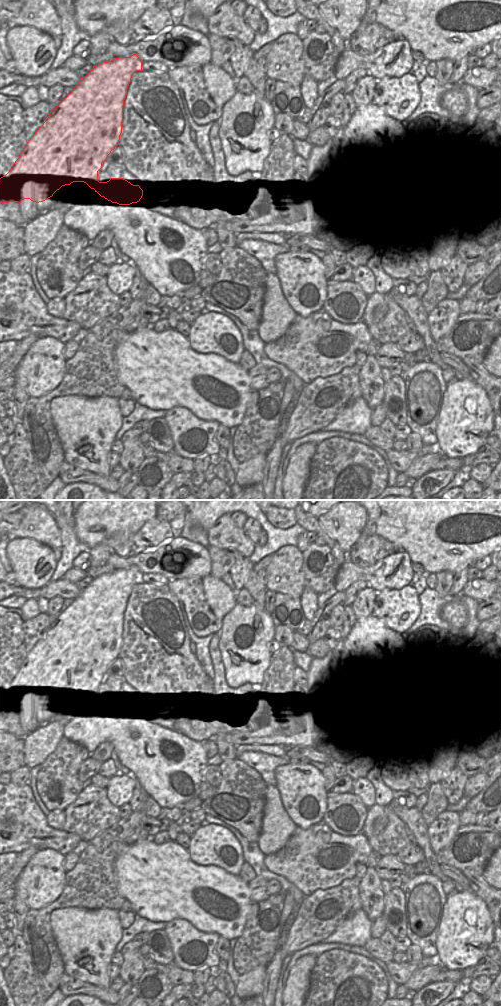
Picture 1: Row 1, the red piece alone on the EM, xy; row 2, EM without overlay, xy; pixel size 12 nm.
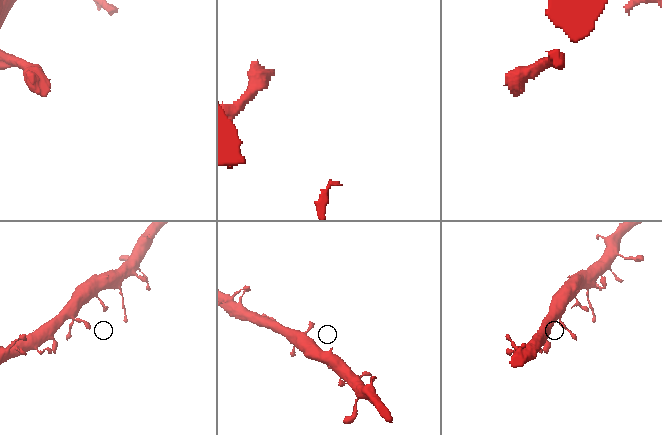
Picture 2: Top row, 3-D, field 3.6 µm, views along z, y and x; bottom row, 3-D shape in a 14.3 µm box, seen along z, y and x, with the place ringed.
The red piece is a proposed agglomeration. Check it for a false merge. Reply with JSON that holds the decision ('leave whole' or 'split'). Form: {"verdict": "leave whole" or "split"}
{"verdict": "leave whole"}

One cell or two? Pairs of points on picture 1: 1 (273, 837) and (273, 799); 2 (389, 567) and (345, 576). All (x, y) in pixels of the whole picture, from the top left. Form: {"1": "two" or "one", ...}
{"1": "one", "2": "one"}

